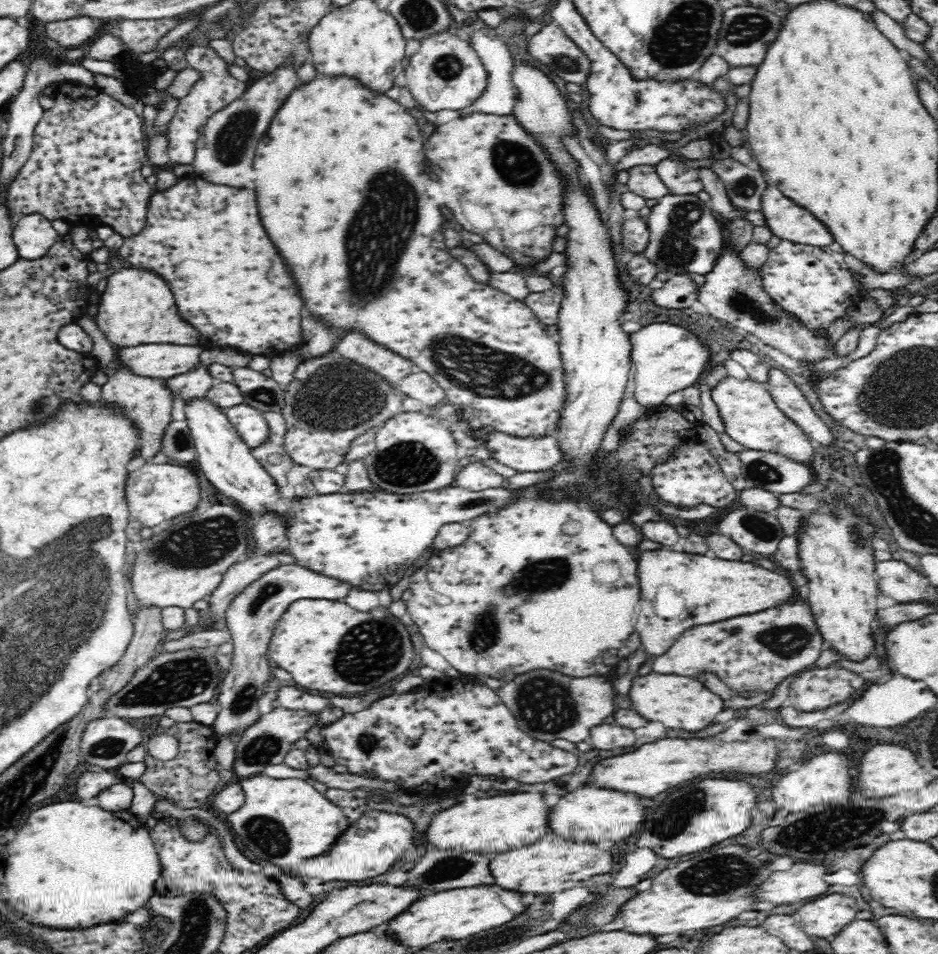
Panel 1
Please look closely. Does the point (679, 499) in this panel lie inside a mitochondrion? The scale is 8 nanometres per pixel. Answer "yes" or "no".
no

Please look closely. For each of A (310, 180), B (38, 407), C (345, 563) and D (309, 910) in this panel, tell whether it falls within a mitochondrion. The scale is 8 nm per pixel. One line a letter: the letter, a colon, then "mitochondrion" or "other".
A: other
B: mitochondrion
C: other
D: other

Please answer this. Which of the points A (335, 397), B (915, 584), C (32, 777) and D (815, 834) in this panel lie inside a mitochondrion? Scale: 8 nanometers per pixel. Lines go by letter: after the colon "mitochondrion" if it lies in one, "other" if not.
A: mitochondrion
B: other
C: mitochondrion
D: mitochondrion

